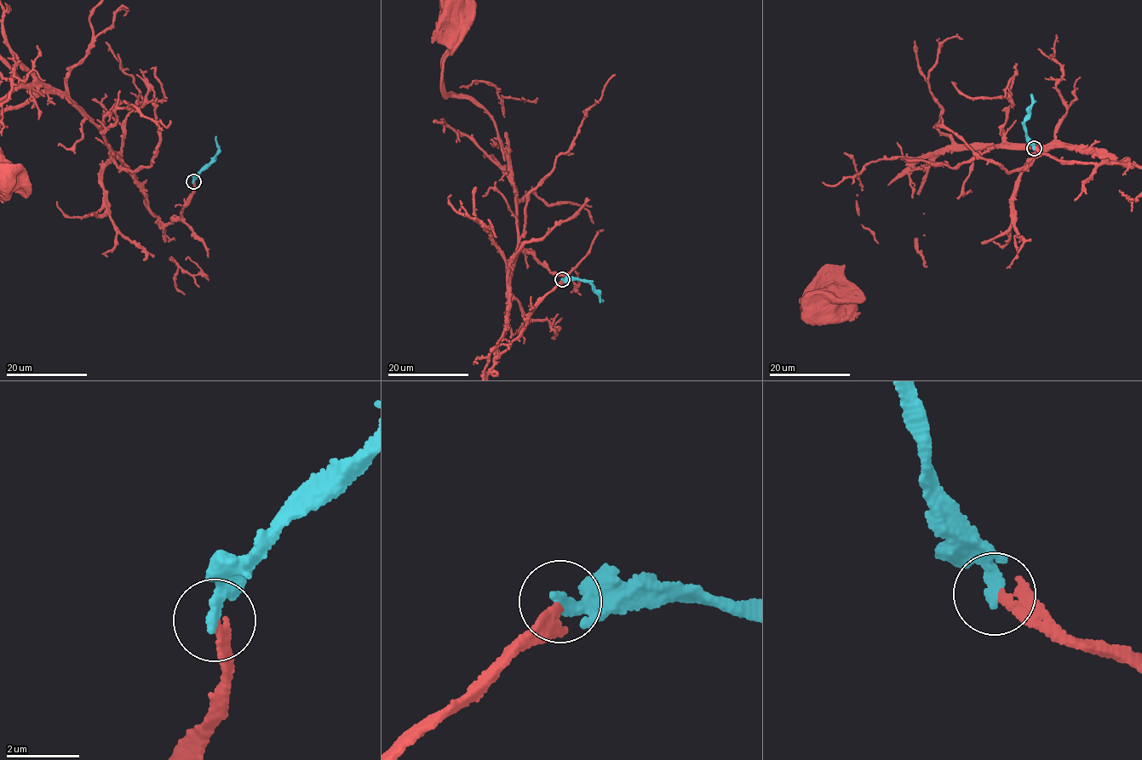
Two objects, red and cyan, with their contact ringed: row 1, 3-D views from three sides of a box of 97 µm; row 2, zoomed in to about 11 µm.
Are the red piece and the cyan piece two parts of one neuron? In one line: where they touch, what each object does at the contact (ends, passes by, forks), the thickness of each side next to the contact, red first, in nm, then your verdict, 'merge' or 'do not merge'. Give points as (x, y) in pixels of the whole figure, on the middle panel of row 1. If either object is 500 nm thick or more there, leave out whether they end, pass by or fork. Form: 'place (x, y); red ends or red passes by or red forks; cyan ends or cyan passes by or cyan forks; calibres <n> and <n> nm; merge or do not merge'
place (562, 279); red ends; cyan ends; calibres 260 and 340 nm; merge

